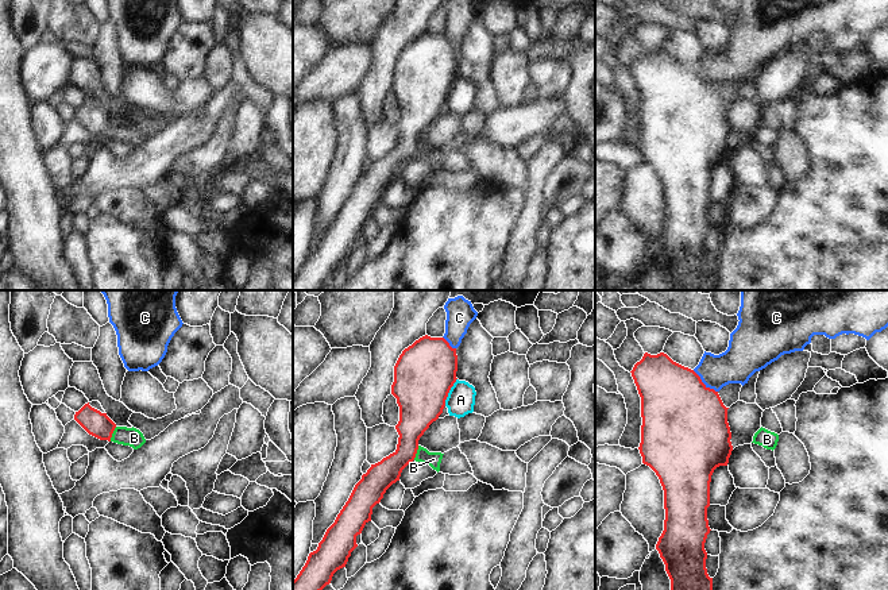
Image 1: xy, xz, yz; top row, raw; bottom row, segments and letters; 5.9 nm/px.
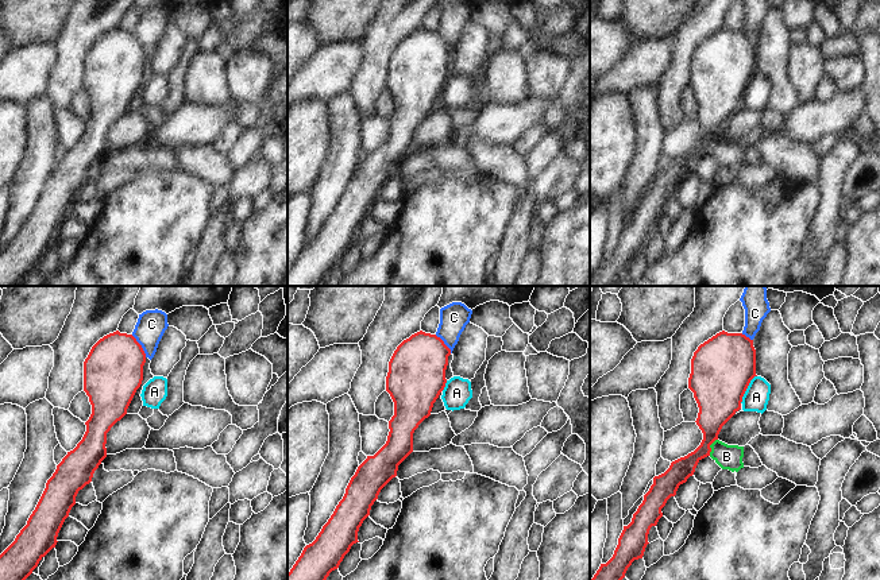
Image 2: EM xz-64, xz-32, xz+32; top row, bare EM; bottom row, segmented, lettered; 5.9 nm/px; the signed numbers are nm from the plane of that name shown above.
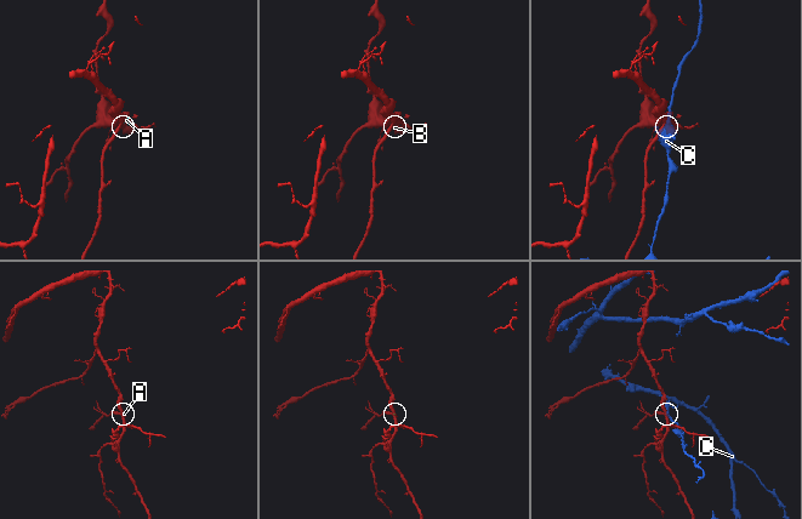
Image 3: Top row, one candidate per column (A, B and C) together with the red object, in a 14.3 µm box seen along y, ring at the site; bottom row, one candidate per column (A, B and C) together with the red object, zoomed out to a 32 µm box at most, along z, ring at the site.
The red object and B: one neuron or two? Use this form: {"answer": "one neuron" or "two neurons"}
{"answer": "one neuron"}

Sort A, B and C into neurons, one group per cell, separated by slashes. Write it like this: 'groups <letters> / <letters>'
groups A / B / C

